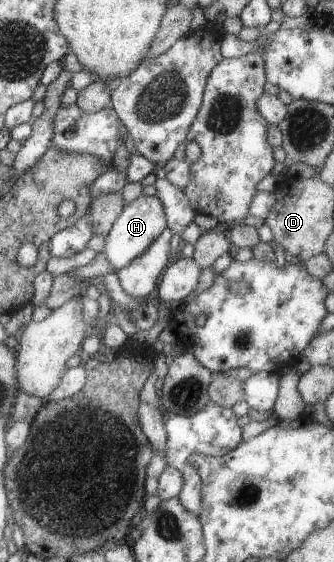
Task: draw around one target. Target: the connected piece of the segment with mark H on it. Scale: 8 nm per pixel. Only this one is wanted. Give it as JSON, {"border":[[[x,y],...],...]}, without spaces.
{"border":[[[140,194],[130,203],[126,203],[111,225],[101,252],[106,257],[110,271],[116,273],[127,263],[130,263],[136,256],[142,254],[160,235],[160,232],[162,232],[164,228],[165,213],[161,201],[155,195],[142,196],[142,194]]]}

